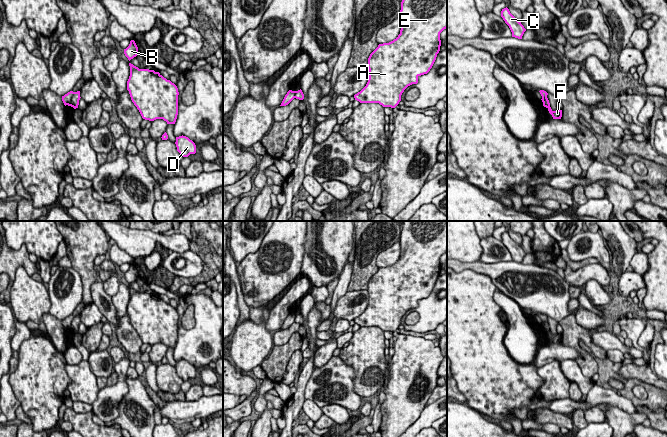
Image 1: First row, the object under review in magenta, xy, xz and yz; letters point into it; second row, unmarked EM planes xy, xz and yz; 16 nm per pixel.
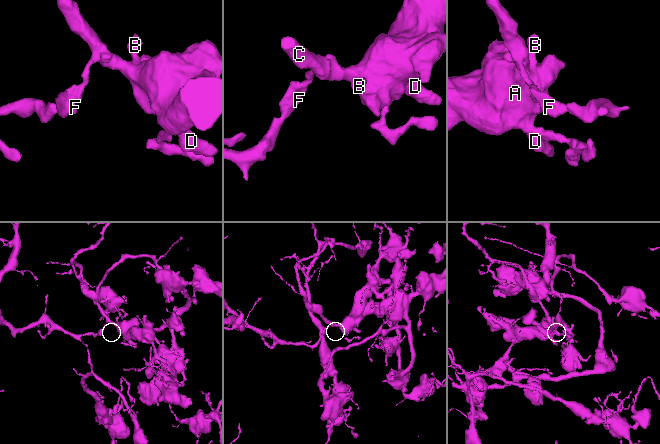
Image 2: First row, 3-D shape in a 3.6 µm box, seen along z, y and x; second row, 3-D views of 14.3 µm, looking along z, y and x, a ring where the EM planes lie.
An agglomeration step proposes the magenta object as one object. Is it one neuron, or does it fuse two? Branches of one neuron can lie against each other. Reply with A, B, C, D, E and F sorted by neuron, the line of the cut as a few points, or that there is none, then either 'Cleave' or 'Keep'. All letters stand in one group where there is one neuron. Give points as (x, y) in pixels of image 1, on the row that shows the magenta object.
Groups: A B C D E / F. Split along xy (74, 92), (69, 105). Cleave

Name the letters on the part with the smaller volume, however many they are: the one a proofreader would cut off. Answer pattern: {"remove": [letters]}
{"remove": ["F"]}

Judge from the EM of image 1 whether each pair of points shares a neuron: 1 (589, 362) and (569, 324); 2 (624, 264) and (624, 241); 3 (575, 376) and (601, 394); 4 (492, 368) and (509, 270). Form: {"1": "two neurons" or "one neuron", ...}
{"1": "one neuron", "2": "one neuron", "3": "two neurons", "4": "two neurons"}

